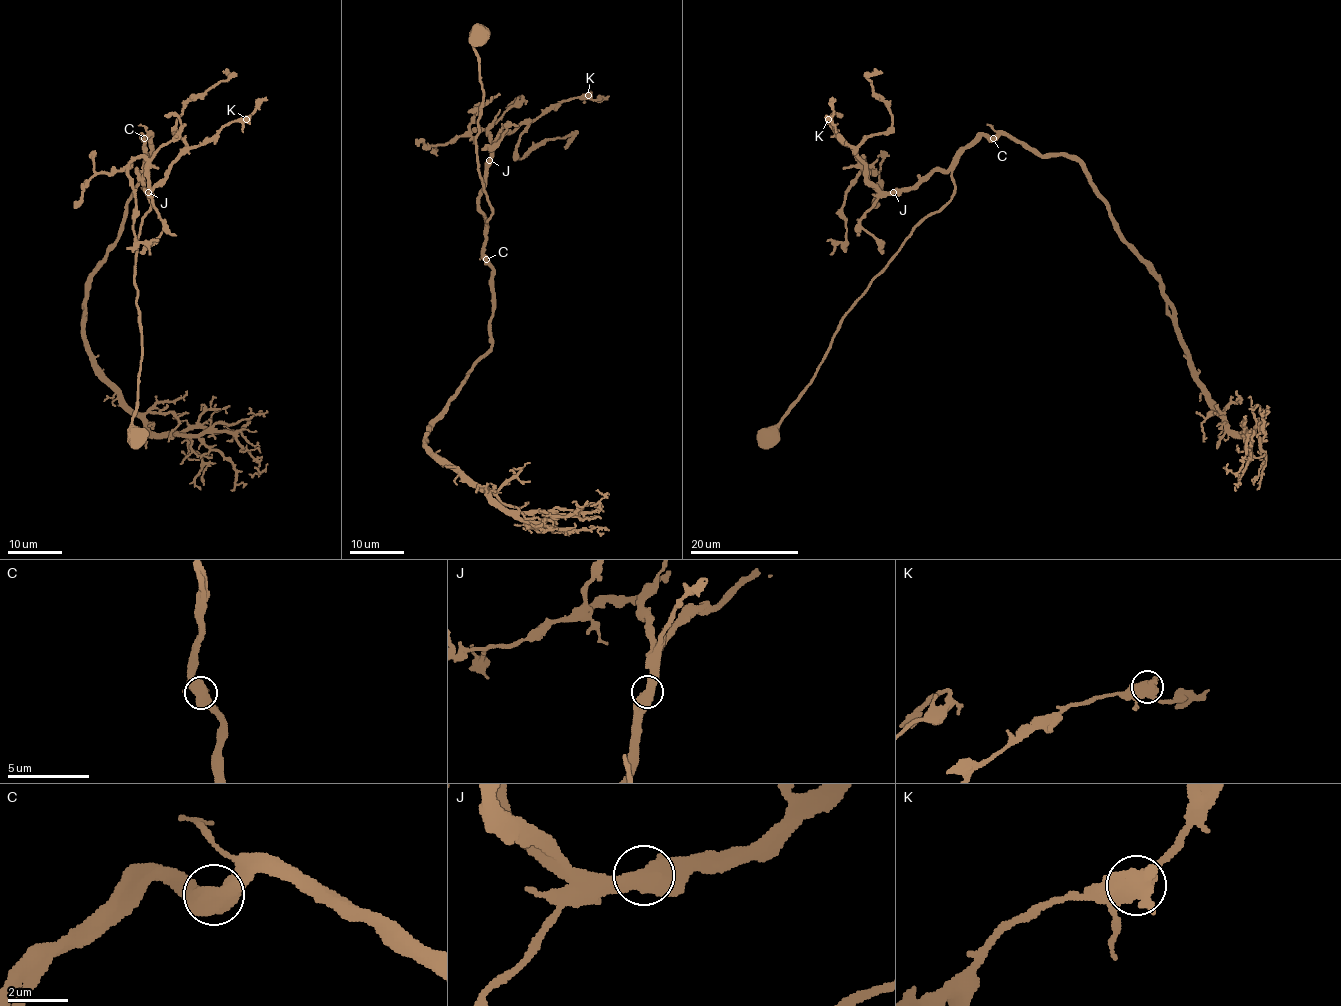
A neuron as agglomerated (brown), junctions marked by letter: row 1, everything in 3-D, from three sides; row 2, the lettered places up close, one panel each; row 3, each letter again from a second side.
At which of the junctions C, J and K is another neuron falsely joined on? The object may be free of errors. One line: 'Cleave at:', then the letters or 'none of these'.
Cleave at: none of these

